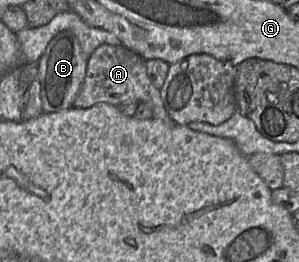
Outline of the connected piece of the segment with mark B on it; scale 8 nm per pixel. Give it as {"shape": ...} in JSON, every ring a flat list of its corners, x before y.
{"shape":[[70,31,58,33,49,42,37,62,44,113,63,111,73,107,86,75,89,57,83,53,77,37]]}

